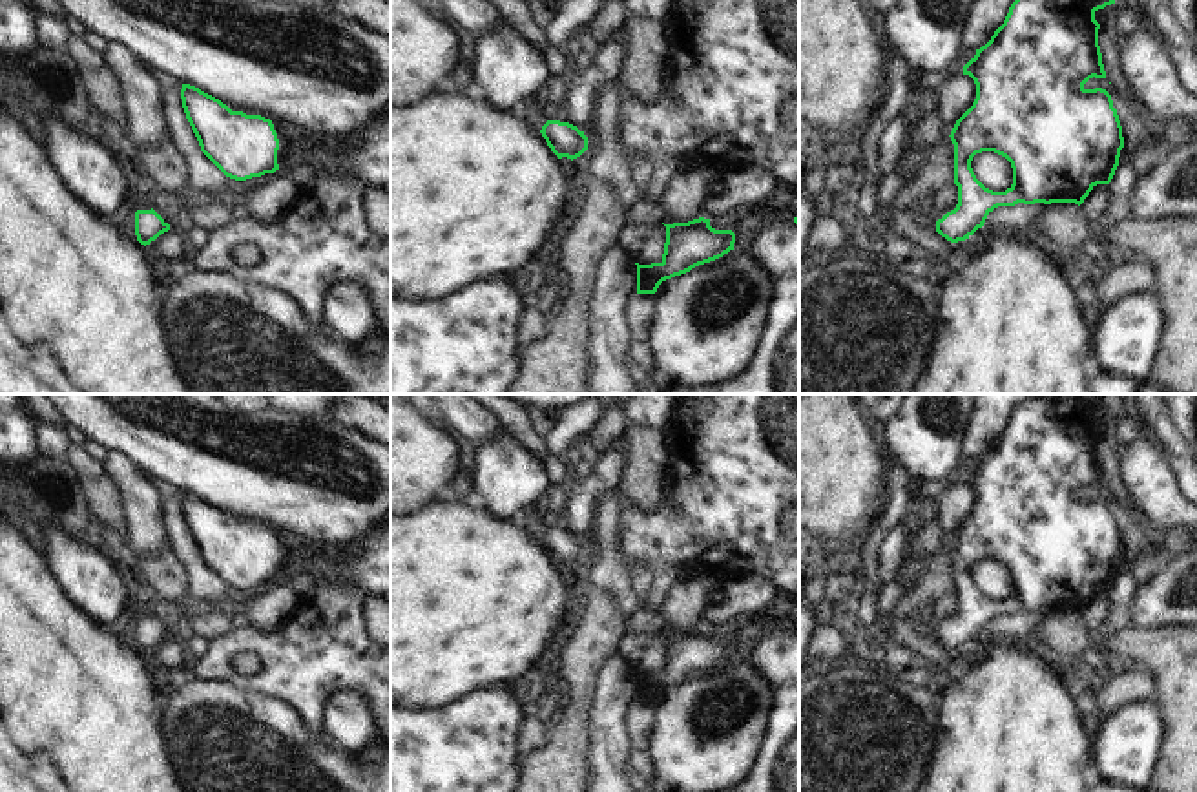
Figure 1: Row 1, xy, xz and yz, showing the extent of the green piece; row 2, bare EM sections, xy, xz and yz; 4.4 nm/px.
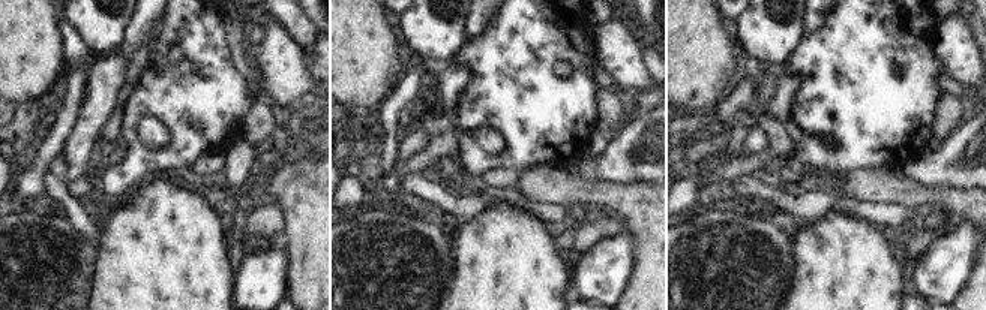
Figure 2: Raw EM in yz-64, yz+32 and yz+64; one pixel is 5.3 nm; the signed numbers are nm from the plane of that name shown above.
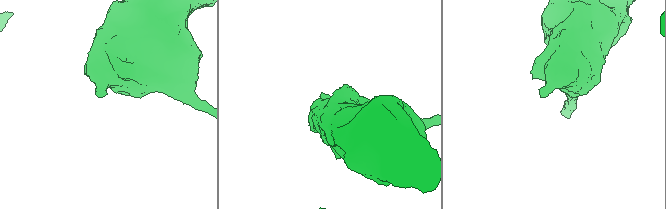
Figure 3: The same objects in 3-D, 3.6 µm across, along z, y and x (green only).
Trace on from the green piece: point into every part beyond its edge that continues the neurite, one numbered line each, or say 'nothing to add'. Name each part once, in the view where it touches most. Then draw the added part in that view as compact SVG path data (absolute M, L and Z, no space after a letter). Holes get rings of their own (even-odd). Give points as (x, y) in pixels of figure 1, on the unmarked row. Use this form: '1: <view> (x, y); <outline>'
nothing to add

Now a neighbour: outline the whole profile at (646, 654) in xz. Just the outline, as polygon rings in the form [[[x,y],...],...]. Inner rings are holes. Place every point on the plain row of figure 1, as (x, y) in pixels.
[[[626,628],[624,635],[617,642],[617,655],[626,659],[639,673],[662,672],[664,651],[664,633],[640,637]]]

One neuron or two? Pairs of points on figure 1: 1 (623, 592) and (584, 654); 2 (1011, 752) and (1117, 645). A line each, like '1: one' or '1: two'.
1: two
2: two

